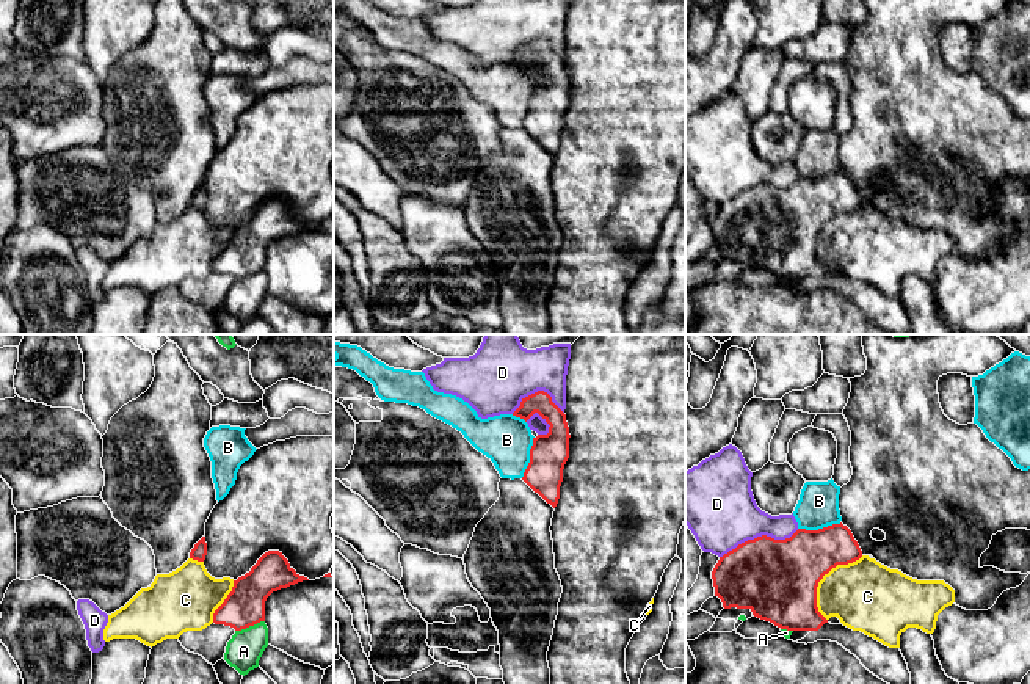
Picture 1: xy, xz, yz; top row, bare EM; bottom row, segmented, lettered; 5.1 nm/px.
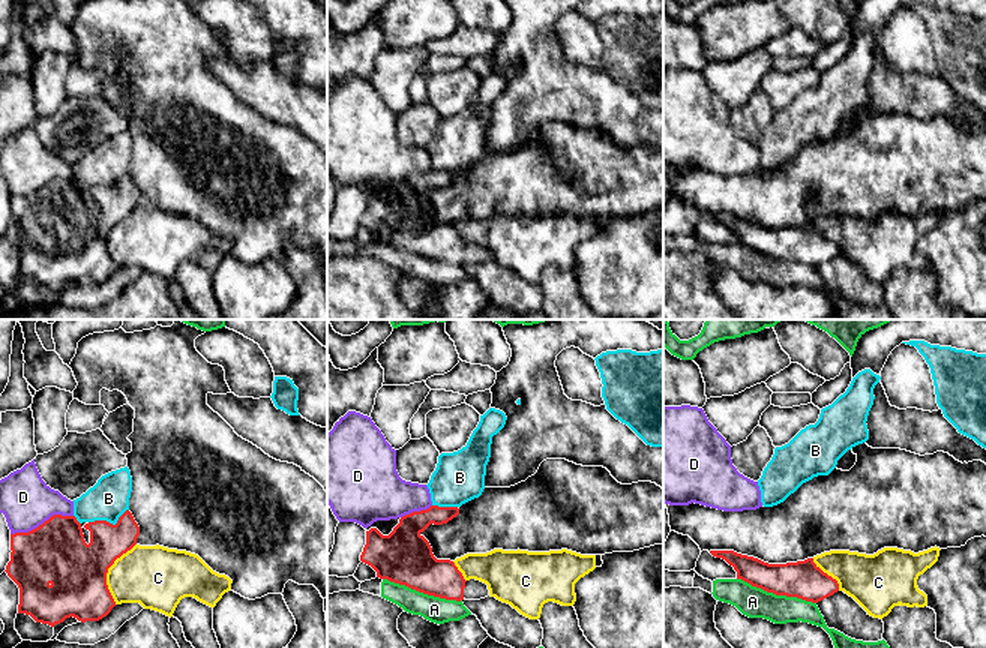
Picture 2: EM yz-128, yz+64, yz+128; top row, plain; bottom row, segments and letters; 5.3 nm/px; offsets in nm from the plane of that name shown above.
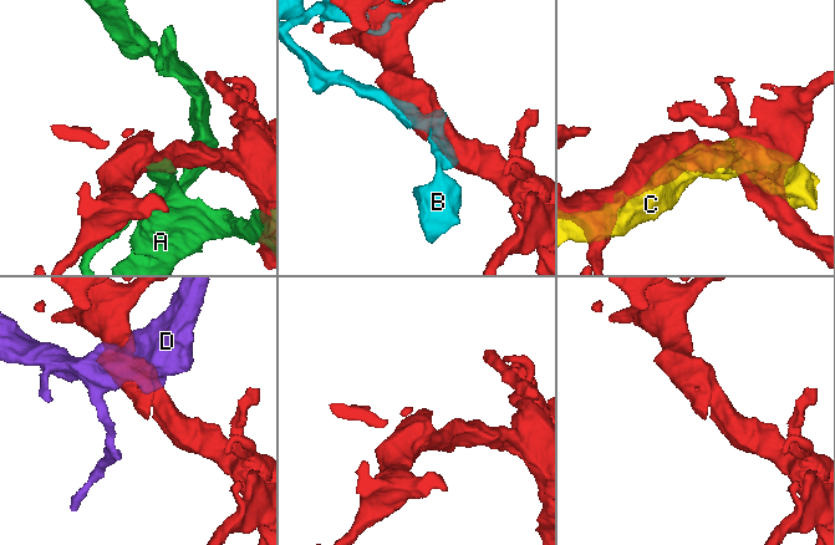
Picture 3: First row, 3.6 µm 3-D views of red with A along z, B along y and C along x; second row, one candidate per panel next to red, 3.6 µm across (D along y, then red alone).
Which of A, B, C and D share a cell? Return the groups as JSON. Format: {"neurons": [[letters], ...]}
{"neurons": [["A"], ["B"], ["C"], ["D"]]}

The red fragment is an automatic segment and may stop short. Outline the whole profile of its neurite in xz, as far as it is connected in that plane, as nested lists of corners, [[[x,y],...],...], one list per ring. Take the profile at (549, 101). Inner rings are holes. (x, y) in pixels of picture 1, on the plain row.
[[[538,39],[522,47],[513,64],[525,71],[538,61],[550,75],[547,83],[533,86],[530,111],[522,129],[553,157],[560,147],[563,118],[569,107],[569,75],[566,63],[552,50],[552,45]]]

